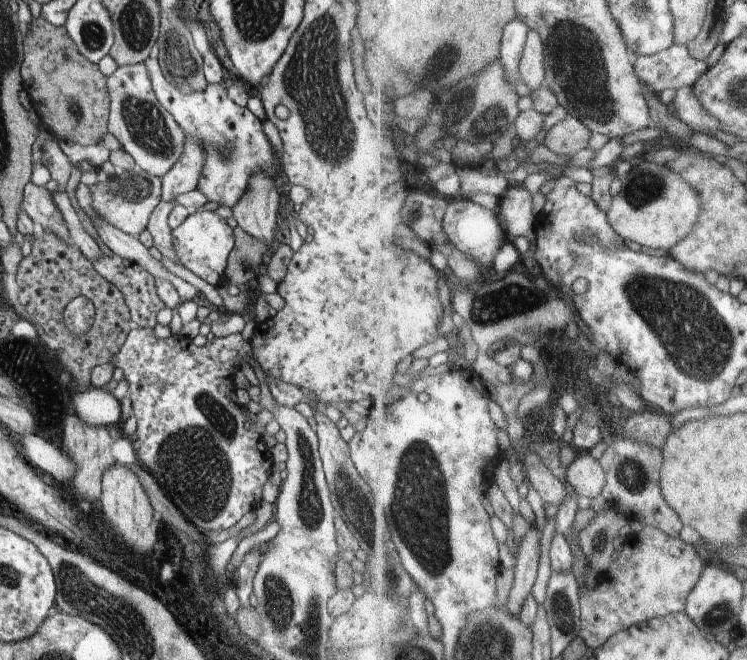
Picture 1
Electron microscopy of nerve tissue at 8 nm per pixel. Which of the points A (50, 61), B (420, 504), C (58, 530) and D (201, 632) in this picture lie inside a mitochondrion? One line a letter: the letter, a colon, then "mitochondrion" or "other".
A: other
B: mitochondrion
C: other
D: other

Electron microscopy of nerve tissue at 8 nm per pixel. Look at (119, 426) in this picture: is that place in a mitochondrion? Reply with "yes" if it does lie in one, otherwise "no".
no

